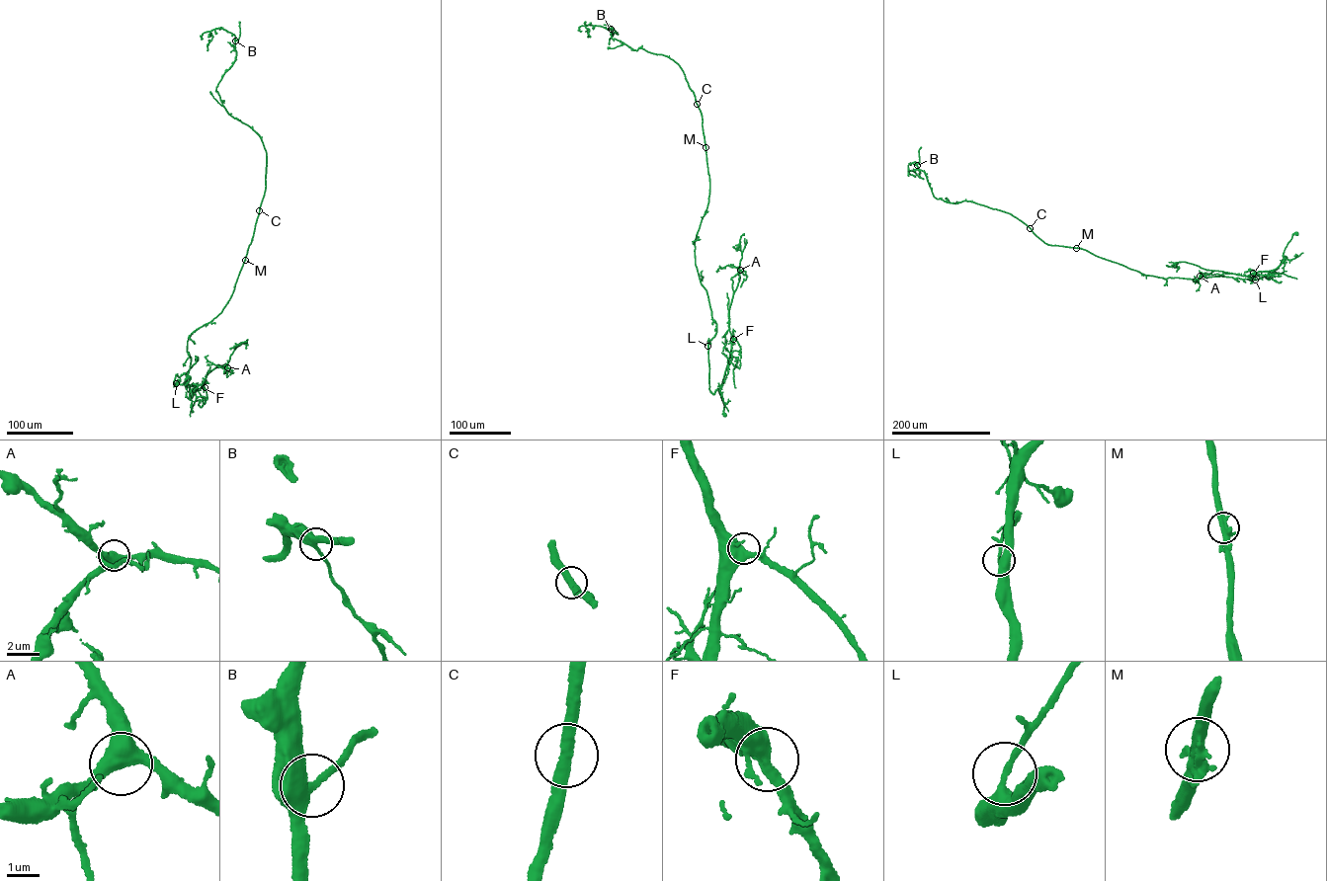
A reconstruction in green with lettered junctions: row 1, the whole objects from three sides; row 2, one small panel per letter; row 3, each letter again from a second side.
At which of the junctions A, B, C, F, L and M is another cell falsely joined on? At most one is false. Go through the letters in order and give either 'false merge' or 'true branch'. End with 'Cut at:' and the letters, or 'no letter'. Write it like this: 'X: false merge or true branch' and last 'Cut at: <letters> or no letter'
A: true branch
B: true branch
C: true branch
F: true branch
L: true branch
M: true branch
Cut at: no letter

